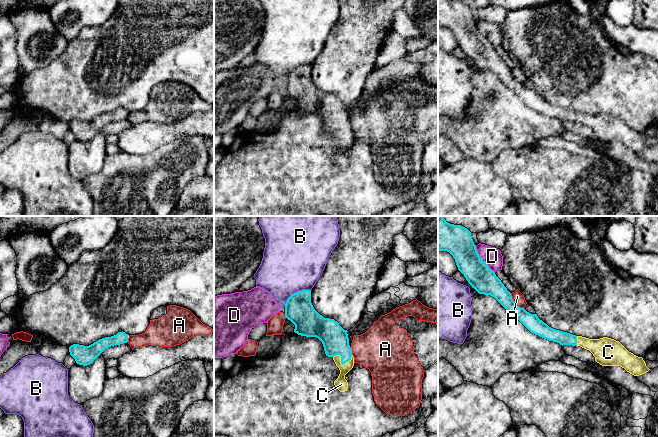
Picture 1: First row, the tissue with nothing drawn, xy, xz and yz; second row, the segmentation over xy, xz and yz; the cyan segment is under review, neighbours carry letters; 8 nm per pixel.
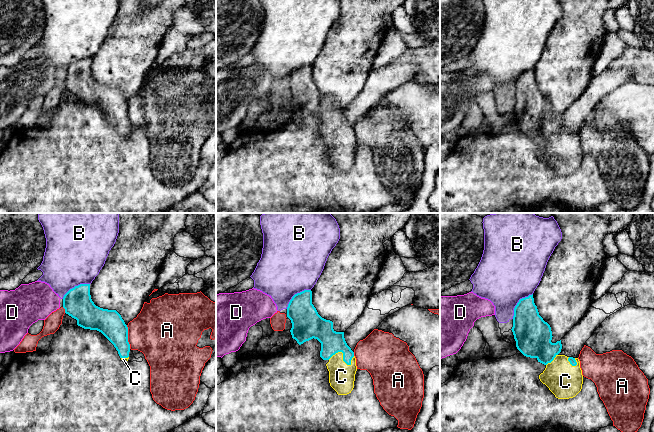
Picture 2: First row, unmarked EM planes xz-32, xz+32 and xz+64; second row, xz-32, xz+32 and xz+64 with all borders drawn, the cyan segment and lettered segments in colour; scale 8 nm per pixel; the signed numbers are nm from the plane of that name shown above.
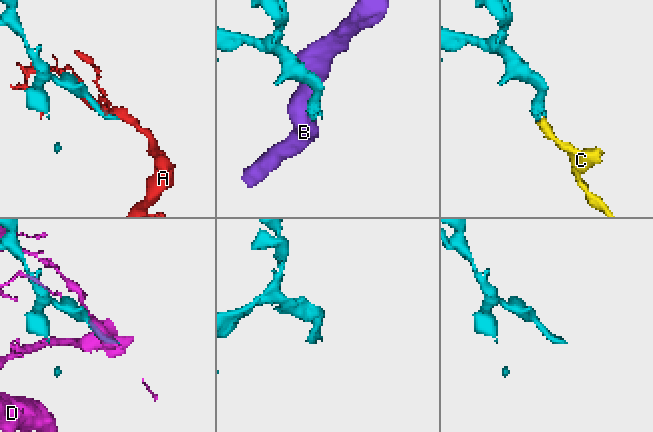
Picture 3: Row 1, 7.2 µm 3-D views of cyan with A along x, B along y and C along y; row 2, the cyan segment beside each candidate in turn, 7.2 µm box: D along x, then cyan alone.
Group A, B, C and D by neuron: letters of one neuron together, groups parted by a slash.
A / B / C / D

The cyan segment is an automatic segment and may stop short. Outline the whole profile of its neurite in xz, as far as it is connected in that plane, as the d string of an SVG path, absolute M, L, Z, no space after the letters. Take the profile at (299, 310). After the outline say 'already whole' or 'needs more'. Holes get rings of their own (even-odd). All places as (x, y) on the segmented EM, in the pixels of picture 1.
M302 290L292 294L285 304L285 317L294 325L294 332L301 336L316 337L324 347L326 356L332 357L340 370L334 381L340 392L348 389L345 375L354 366L354 357L349 345L347 330L337 321L324 318L311 303L311 290Z | needs more

